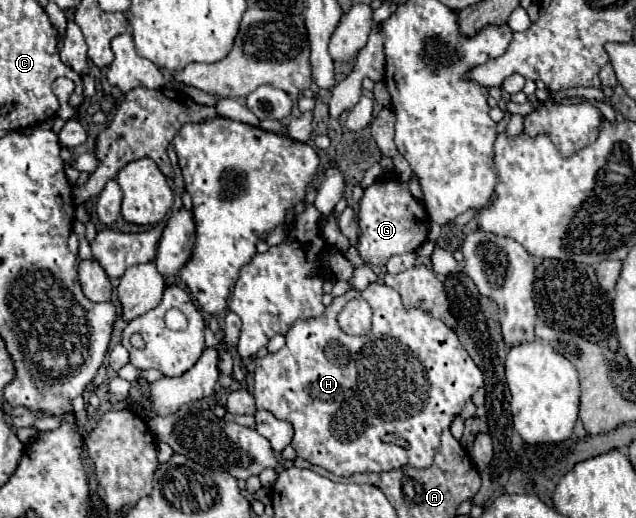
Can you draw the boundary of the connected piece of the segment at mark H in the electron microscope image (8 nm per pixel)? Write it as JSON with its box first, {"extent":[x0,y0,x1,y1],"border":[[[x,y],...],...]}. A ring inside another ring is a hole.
{"extent":[254,283,484,477],"border":[[[372,283],[364,291],[350,289],[348,293],[334,297],[322,317],[296,321],[286,333],[286,345],[280,351],[268,353],[262,359],[256,357],[254,361],[256,407],[292,423],[292,447],[298,457],[342,477],[362,471],[384,473],[400,467],[430,467],[440,447],[442,431],[450,427],[452,419],[460,415],[476,389],[484,385],[482,371],[472,363],[456,333],[440,319],[428,315],[428,311],[420,311],[418,307],[406,309],[400,295],[384,283]],[[356,297],[366,299],[374,311],[372,331],[366,337],[342,333],[336,321],[340,309]],[[388,433],[400,435],[408,447],[386,443],[384,437]]]}

